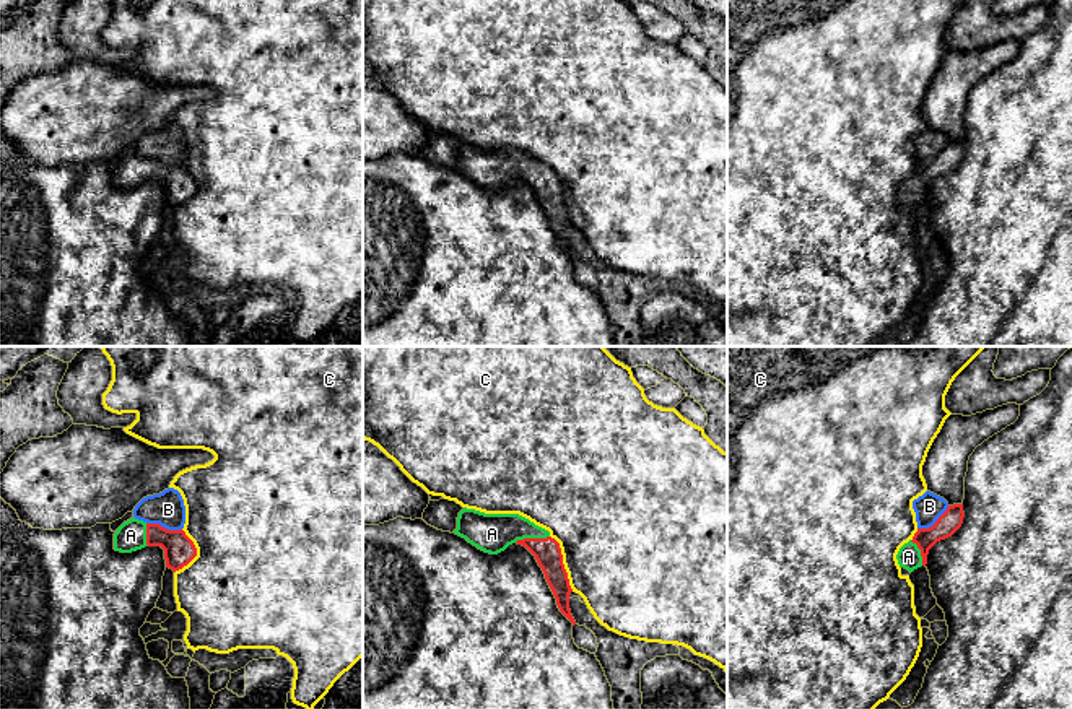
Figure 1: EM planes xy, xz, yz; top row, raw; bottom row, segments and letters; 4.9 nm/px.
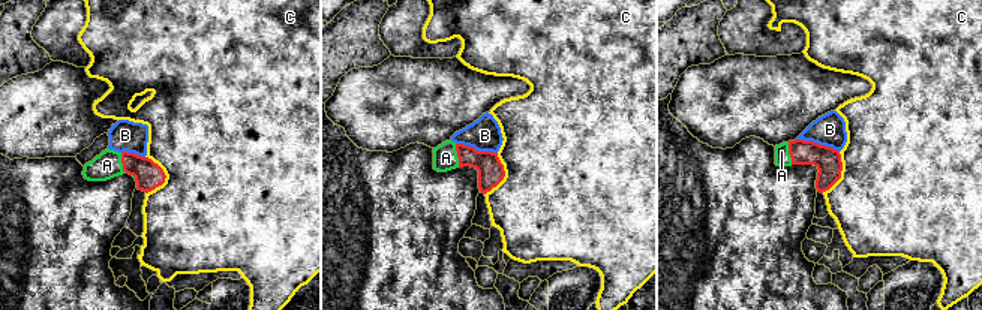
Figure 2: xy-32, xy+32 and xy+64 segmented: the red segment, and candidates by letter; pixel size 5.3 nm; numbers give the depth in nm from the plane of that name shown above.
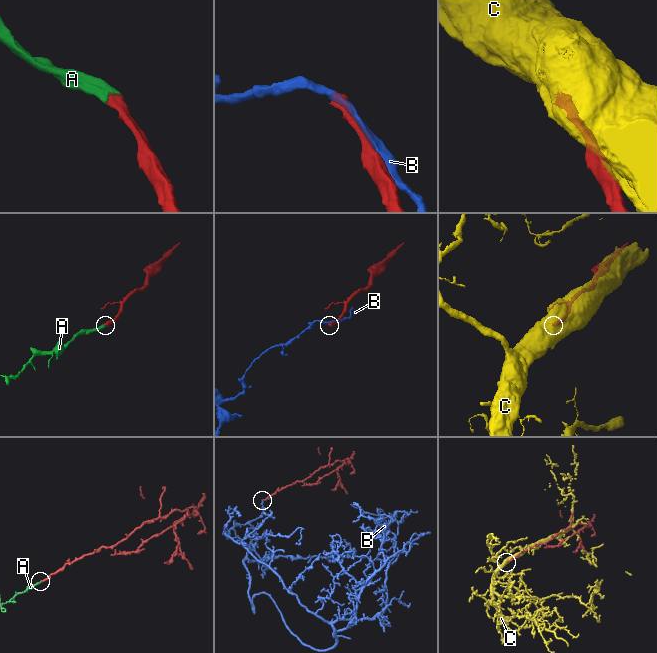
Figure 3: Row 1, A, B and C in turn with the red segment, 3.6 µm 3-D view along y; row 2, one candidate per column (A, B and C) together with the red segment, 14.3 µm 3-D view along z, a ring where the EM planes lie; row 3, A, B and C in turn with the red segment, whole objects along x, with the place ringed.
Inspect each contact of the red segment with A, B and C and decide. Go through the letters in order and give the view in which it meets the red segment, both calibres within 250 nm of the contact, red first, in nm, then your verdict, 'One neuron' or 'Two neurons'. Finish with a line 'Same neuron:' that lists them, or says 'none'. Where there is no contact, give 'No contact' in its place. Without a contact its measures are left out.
A: Touches red in xz. Thickness 140 nm (red) against 190 nm. One neuron
B: Touches red in xy. Thickness 160 nm (red) against 170 nm. Two neurons
C: Touches red in xz. Thickness 140 nm (red) against 480 nm. Two neurons
Same neuron: A

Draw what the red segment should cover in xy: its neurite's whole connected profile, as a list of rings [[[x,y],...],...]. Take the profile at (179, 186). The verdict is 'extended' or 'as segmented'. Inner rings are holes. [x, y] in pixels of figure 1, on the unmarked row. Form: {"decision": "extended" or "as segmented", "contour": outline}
{"decision": "extended", "contour": [[[132,153],[114,169],[114,185],[132,189],[145,182],[161,182],[164,185],[166,203],[174,208],[187,202],[195,192],[194,177],[181,166],[168,166],[159,159],[146,159]]]}

